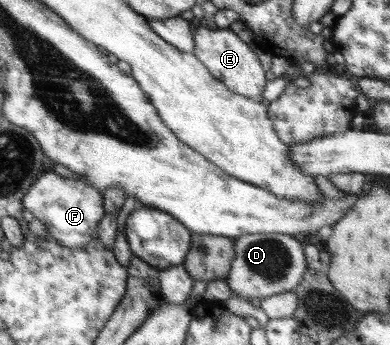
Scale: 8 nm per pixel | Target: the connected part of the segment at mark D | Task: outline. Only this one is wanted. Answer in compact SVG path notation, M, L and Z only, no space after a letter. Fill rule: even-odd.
M255 233L234 240L236 258L228 274L228 286L239 299L249 302L252 297L265 299L292 291L303 280L308 264L304 248L295 237L283 233Z

